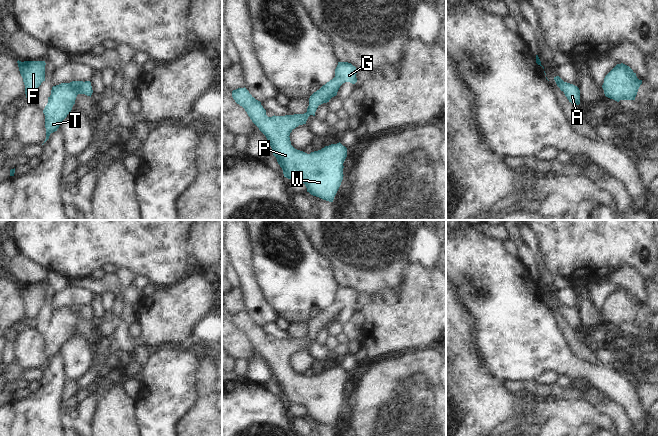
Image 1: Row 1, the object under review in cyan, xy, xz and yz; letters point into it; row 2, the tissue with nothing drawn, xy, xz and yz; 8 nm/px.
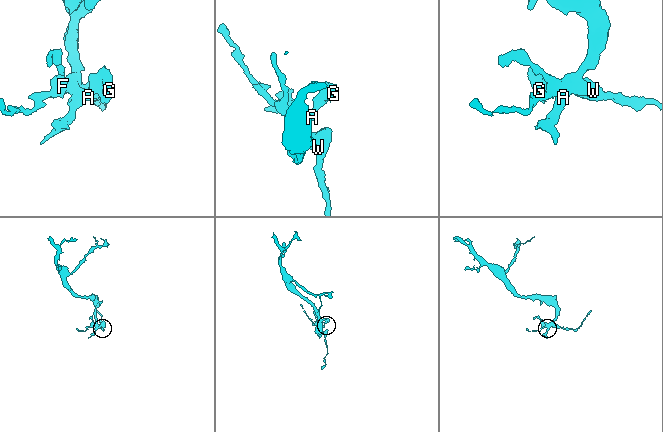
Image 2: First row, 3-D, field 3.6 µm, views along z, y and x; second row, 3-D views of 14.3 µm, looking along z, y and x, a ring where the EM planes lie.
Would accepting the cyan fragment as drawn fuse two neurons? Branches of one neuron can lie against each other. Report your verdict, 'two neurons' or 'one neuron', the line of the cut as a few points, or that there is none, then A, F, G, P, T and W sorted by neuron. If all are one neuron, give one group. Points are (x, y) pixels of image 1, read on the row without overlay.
one neuron; cut none; groups A F G P T W

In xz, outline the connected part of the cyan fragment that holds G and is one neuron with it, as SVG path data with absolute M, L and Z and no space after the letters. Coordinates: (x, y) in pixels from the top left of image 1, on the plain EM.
M338 286L335 301L310 320L304 338L268 341L261 326L245 311L232 315L235 326L245 333L252 346L266 360L284 401L303 406L307 416L329 426L333 426L343 404L347 372L339 366L307 378L295 373L289 360L293 353L306 348L310 339L315 340L319 329L336 320L343 307L355 308L356 298L357 293L351 287Z

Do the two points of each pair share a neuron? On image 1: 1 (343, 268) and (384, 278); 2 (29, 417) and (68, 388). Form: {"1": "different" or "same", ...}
{"1": "same", "2": "different"}

